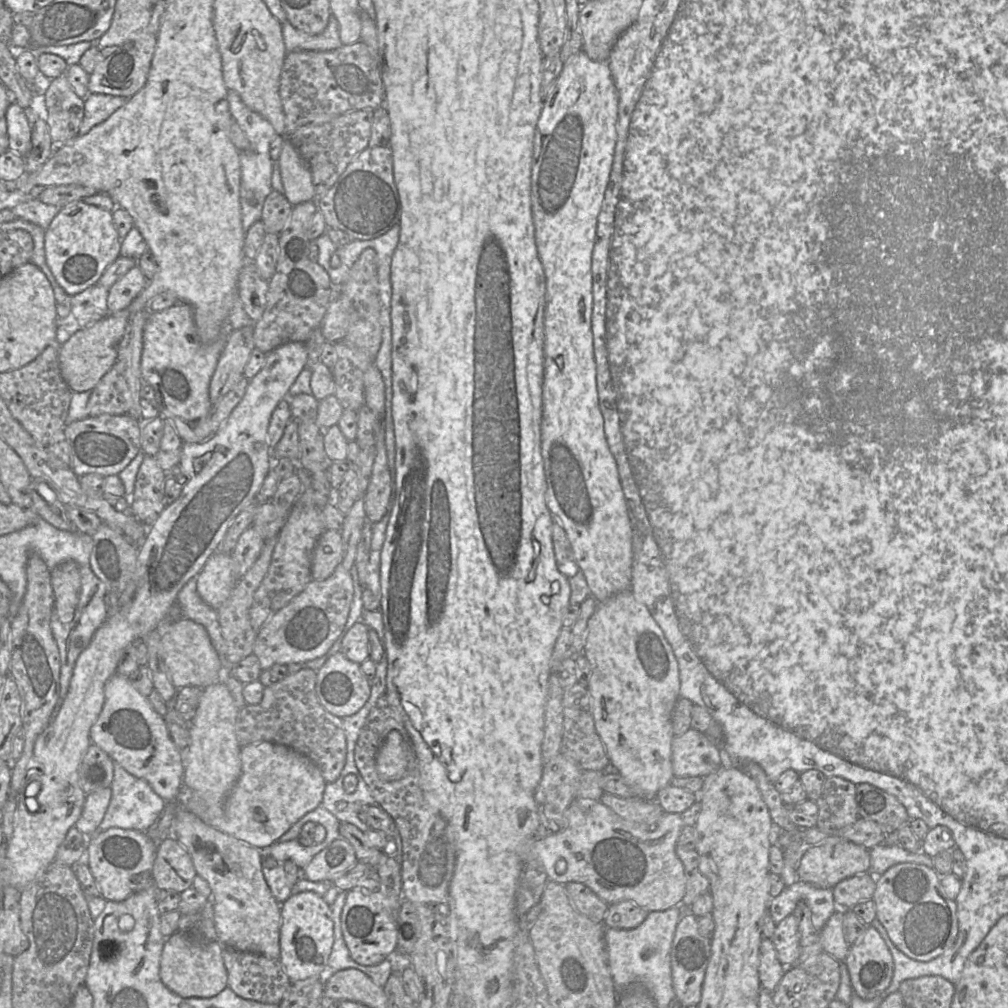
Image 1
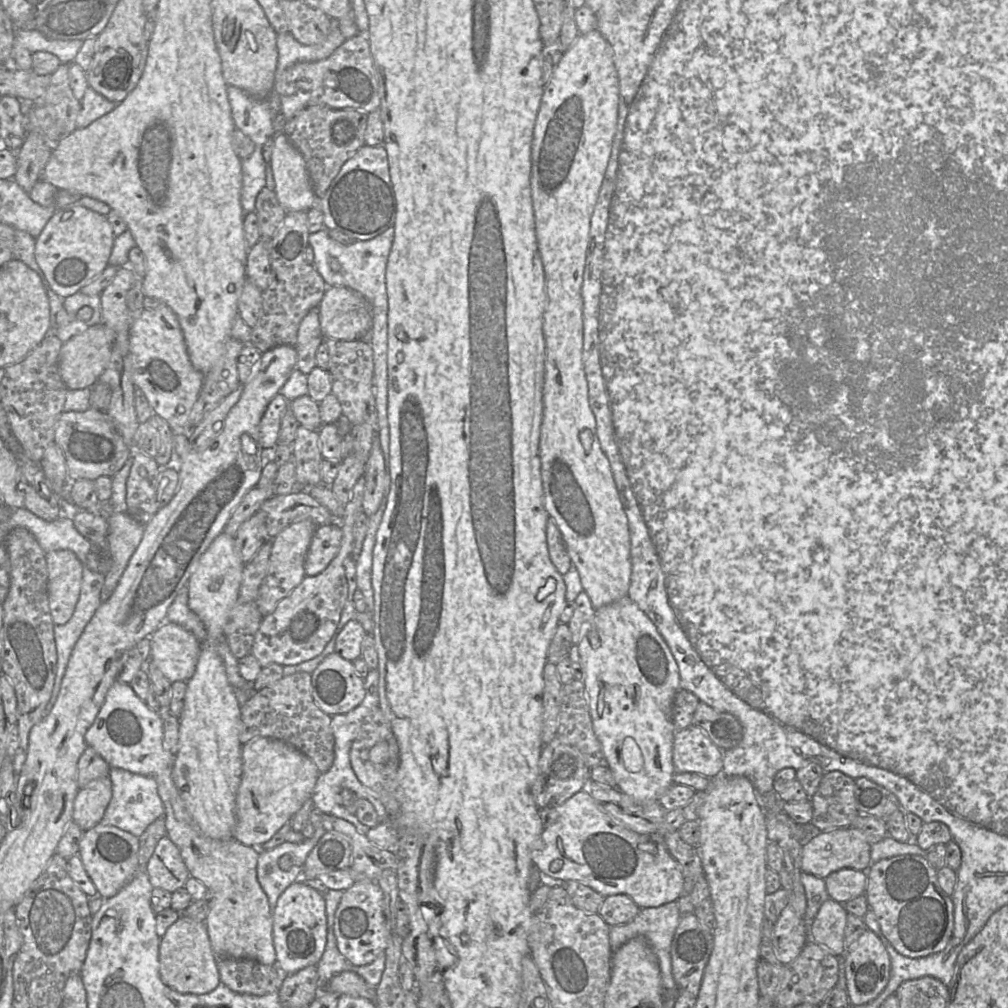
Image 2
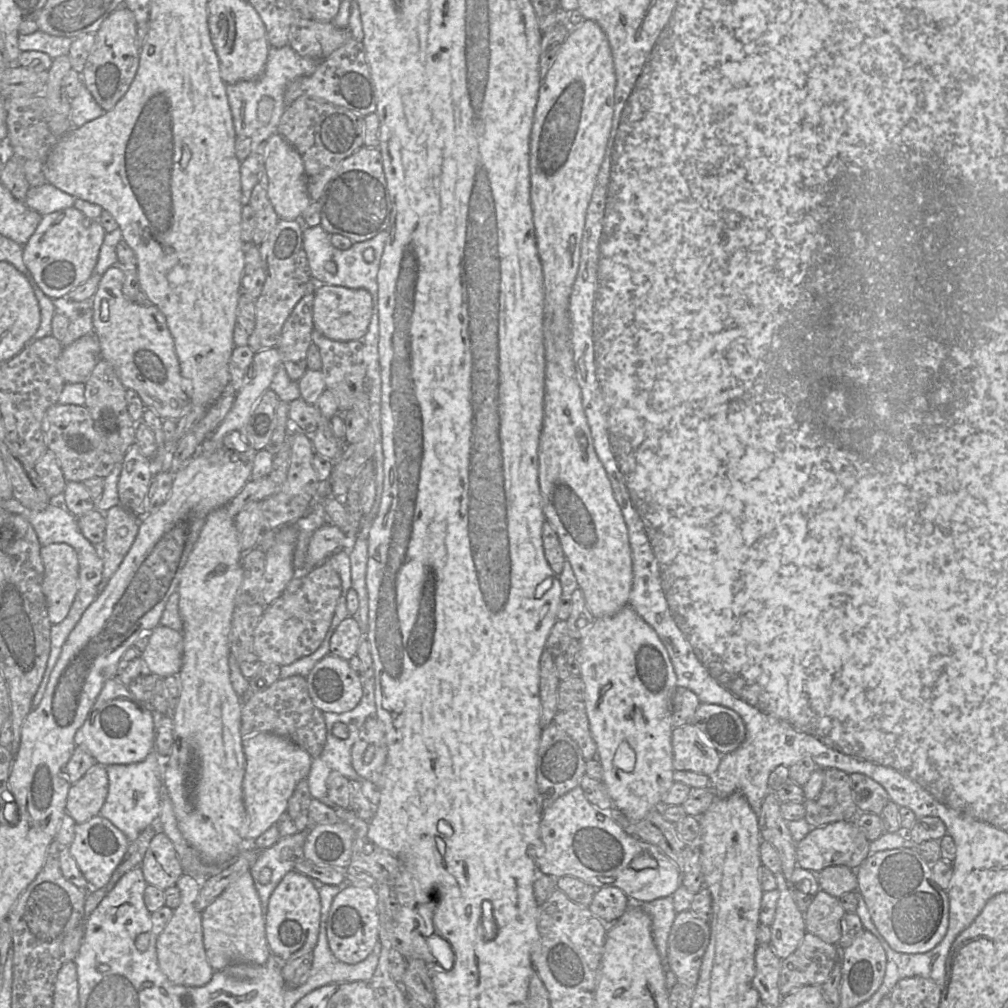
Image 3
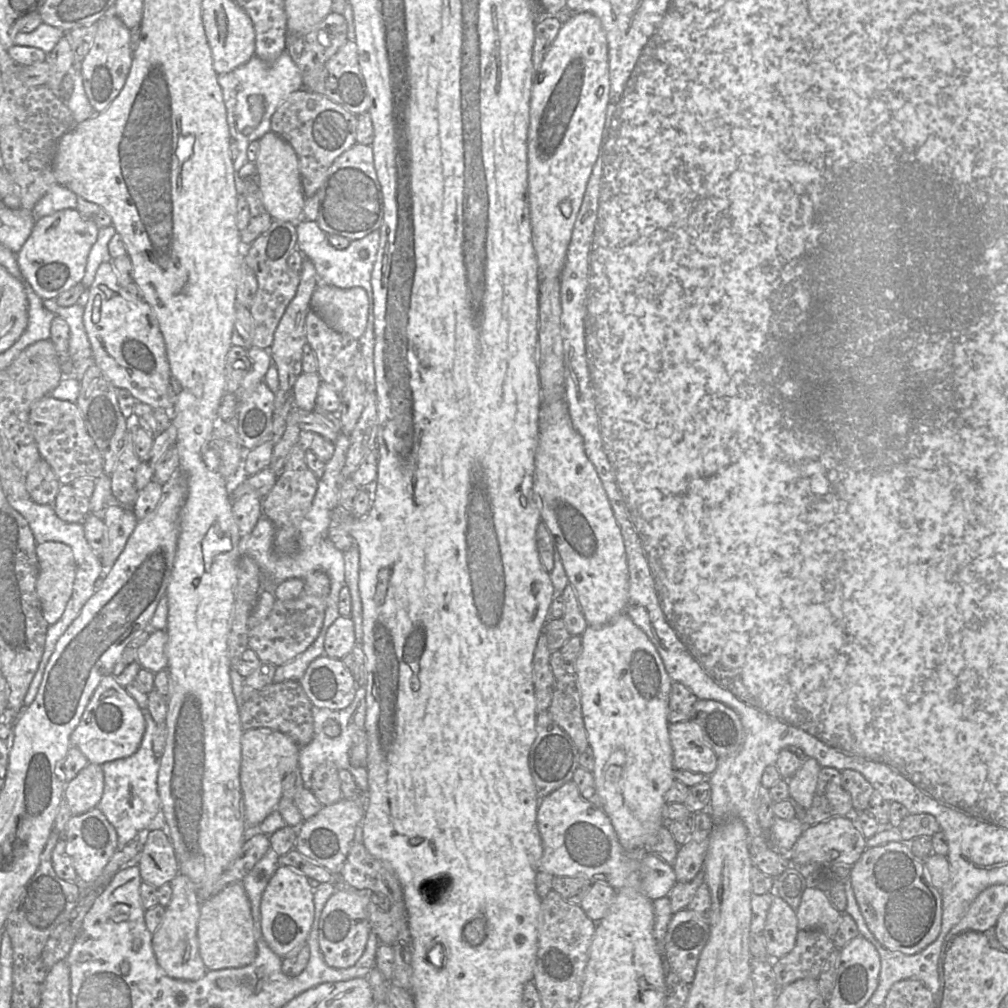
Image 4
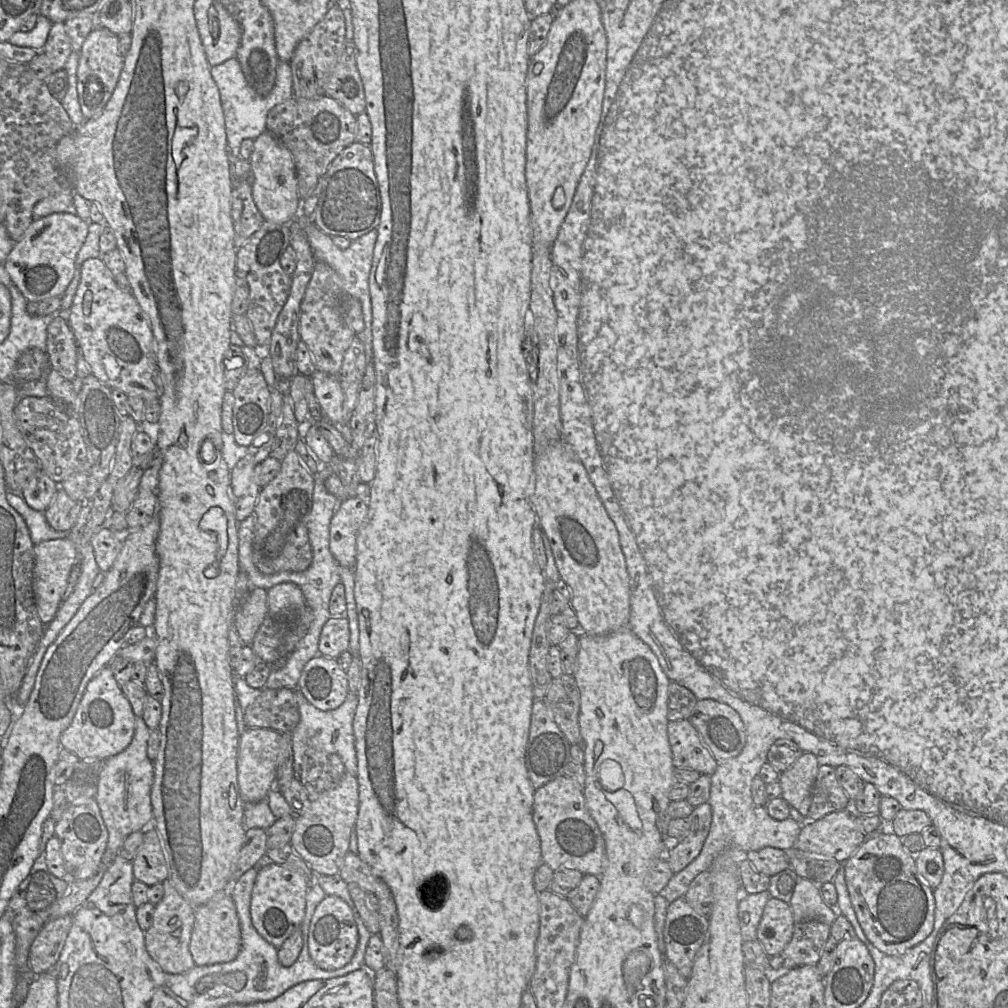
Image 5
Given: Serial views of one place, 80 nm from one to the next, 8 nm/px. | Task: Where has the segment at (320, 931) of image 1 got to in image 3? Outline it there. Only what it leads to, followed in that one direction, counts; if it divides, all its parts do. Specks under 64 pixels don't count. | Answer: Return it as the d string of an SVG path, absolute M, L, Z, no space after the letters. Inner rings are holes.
M297 871L288 872L270 896L266 915L269 948L282 962L296 960L312 952L320 931L321 901L319 891L309 877Z

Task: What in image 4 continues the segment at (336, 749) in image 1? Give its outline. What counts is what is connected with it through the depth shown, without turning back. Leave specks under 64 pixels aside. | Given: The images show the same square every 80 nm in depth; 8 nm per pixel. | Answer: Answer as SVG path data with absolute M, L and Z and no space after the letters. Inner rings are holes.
M285 681L271 683L257 692L251 699L244 701L239 710L243 731L256 728L269 728L290 737L298 747L308 745L314 737L314 721L312 707L300 682Z

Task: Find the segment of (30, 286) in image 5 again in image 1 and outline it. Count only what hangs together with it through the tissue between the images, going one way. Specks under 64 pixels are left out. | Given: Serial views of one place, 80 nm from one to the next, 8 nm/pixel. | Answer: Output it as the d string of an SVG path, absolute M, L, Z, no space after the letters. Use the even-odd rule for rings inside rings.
M81 199L61 208L45 230L44 246L47 265L57 283L73 296L95 285L108 266L120 256L121 239L114 225L112 212Z

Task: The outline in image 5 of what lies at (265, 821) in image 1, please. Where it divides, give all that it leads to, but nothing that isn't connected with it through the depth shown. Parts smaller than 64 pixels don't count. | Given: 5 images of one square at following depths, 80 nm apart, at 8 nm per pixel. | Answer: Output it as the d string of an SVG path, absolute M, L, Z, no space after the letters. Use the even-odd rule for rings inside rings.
M247 728L240 736L237 756L237 780L245 802L266 800L270 790L276 787L278 756L282 733L267 728Z

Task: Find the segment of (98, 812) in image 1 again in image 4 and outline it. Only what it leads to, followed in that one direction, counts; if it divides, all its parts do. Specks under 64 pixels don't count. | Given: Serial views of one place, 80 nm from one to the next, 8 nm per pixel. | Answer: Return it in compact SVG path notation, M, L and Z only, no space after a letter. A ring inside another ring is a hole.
M88 764L73 780L65 784L64 799L72 815L82 815L97 808L104 791L102 767Z

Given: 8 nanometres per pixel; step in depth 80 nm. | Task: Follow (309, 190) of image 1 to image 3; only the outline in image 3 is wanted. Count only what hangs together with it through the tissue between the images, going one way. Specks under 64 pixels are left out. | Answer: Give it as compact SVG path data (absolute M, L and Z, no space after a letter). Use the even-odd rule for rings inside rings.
M280 134L269 137L265 149L264 165L268 176L268 197L280 219L296 220L306 210L312 199L307 189L304 162L297 150Z

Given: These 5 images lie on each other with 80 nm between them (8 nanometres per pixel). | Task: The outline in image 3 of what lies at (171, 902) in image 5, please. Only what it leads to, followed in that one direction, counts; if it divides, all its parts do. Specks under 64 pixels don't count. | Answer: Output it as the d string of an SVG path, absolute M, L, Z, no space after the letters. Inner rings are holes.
M182 875L176 887L180 890L180 905L161 934L157 936L156 951L160 970L177 985L199 987L209 983L214 969L208 962L202 928L202 912L196 908L201 883L189 875Z

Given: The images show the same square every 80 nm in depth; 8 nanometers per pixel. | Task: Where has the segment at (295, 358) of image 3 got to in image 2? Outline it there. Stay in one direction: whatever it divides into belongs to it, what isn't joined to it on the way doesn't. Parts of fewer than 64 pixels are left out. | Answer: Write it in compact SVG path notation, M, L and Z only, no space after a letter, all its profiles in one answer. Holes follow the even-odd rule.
M313 309L303 318L299 326L297 342L294 346L297 351L294 369L309 374L316 367L316 352L322 341L318 311Z

